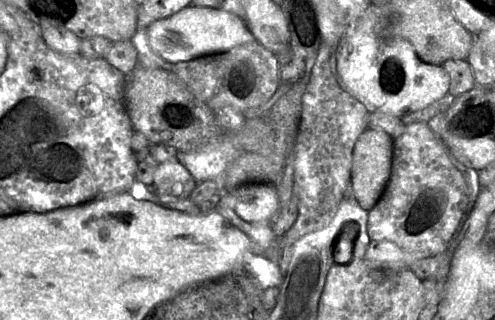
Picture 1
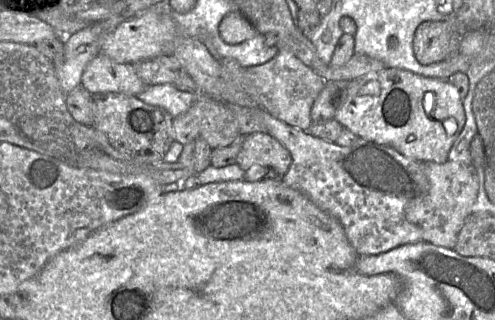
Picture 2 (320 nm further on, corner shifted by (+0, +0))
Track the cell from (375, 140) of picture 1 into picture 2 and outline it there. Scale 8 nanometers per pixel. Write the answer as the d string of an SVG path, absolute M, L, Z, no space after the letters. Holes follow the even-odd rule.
M388 66L351 80L347 96L336 110L334 118L360 138L390 146L416 161L435 163L444 163L448 160L451 147L465 124L463 100L457 89L447 79L425 77Z

